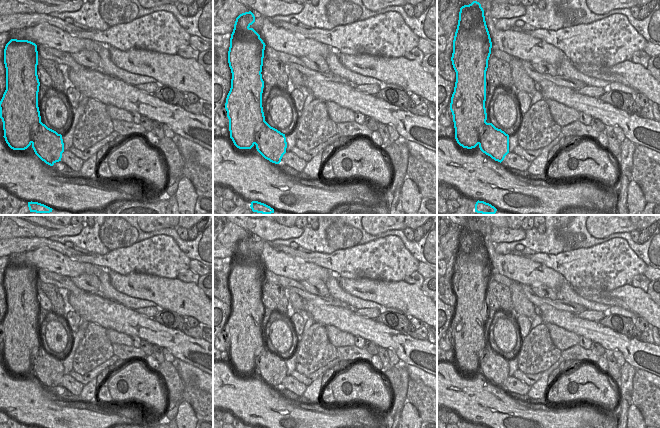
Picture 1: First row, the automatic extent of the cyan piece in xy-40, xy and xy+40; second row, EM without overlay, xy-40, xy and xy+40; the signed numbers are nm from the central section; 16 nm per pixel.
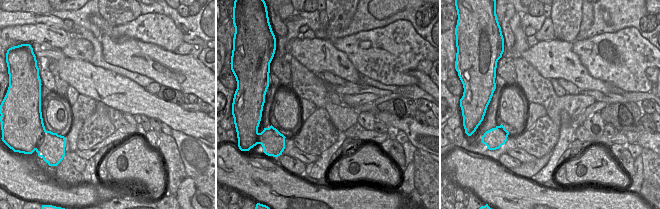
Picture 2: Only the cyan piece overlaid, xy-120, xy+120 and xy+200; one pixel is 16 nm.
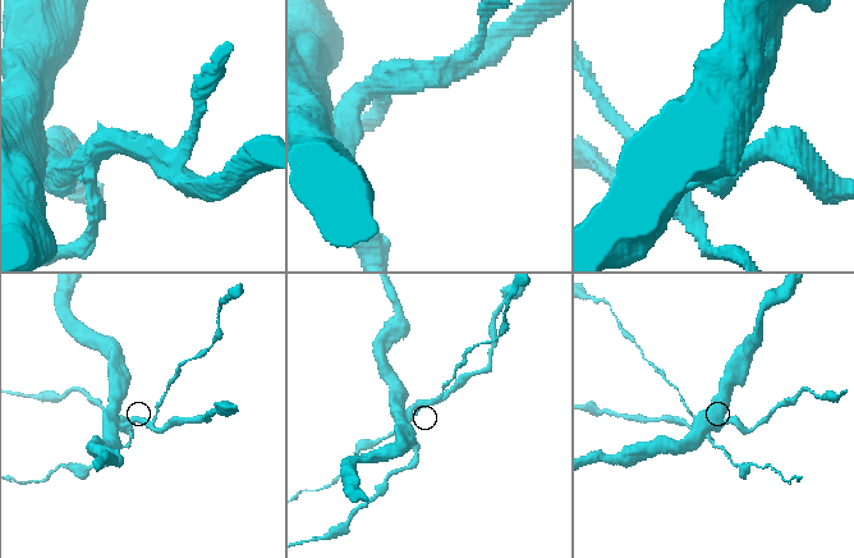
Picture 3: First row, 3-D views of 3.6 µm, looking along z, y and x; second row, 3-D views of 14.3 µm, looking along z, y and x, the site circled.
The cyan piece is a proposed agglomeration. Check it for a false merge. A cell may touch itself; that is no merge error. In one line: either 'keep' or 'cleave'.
cleave

